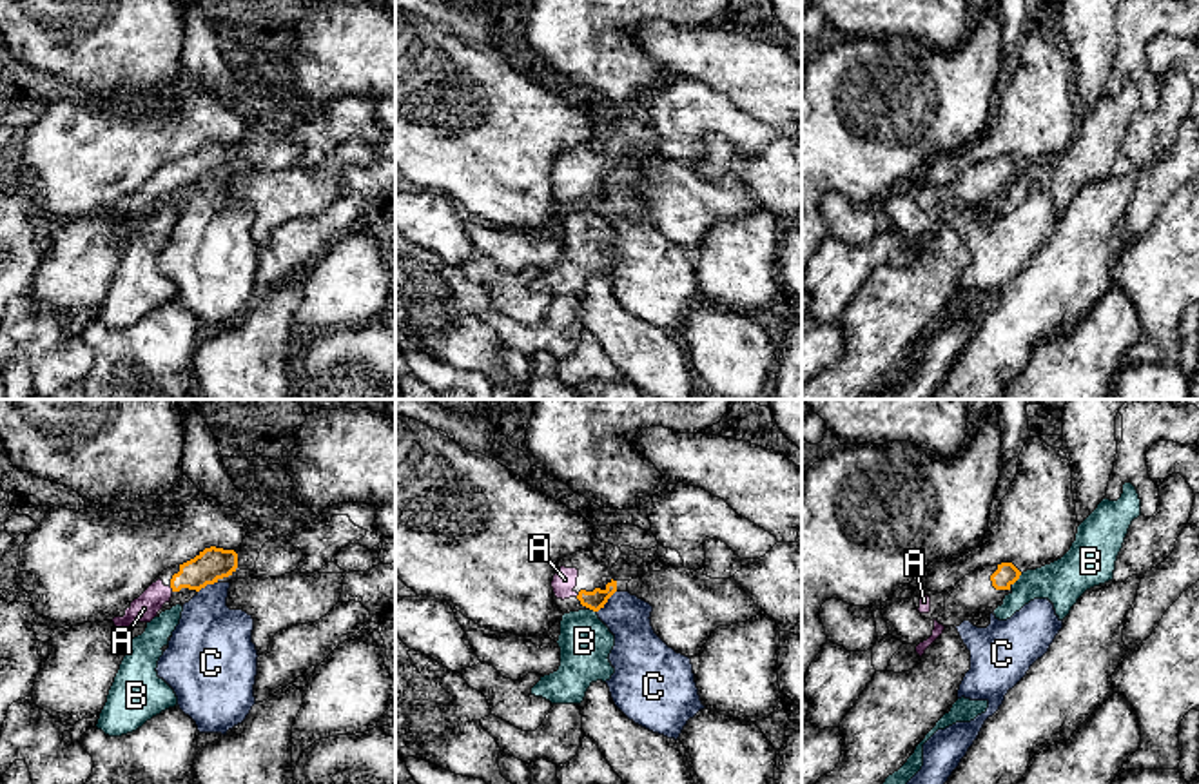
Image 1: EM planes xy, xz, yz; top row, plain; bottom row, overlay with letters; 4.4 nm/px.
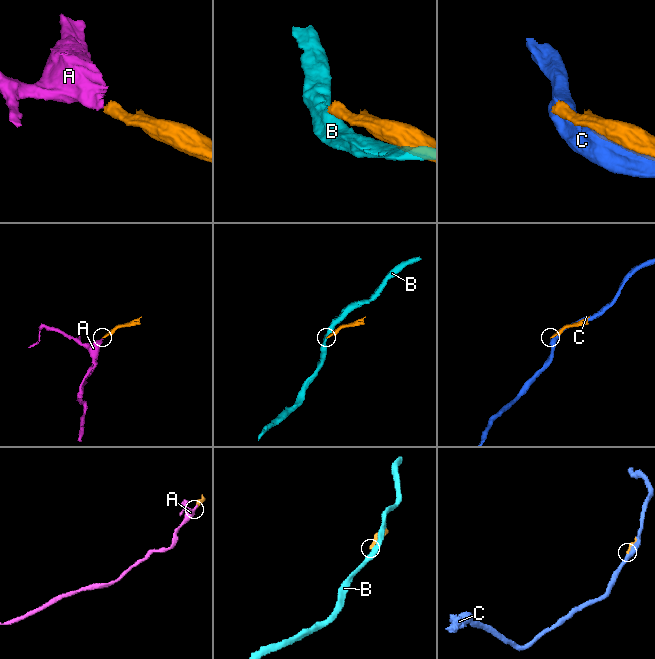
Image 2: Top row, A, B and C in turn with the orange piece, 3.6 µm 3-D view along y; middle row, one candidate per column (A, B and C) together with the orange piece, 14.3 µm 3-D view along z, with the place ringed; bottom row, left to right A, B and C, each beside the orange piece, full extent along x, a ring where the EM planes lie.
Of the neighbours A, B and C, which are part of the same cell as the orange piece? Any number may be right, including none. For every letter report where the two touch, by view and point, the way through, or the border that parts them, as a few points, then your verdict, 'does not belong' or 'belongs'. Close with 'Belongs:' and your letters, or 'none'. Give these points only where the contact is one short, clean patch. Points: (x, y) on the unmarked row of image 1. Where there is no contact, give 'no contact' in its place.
A: contact xy (171, 180); way xy (213, 156), (171, 180), (144, 202); belongs
B: contact yz (1018, 171); border yz (1022, 167), (1013, 178); does not belong
C: contact xz (606, 195); does not belong
Belongs: A

